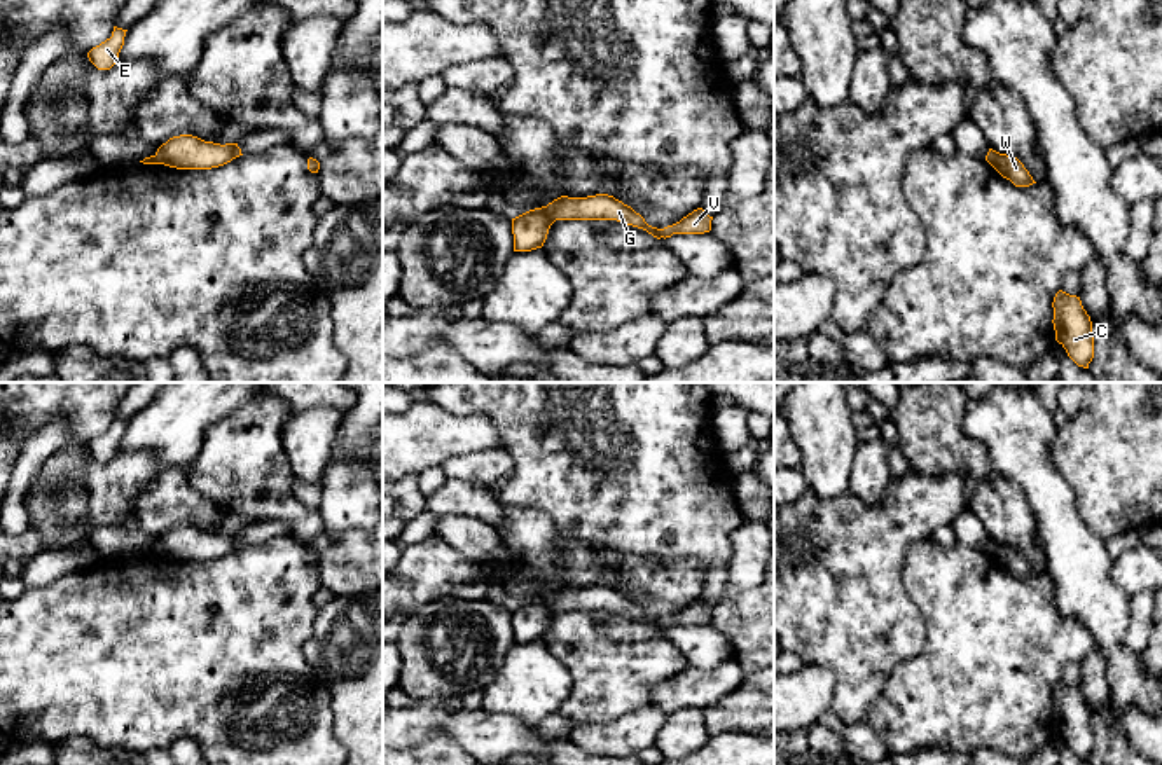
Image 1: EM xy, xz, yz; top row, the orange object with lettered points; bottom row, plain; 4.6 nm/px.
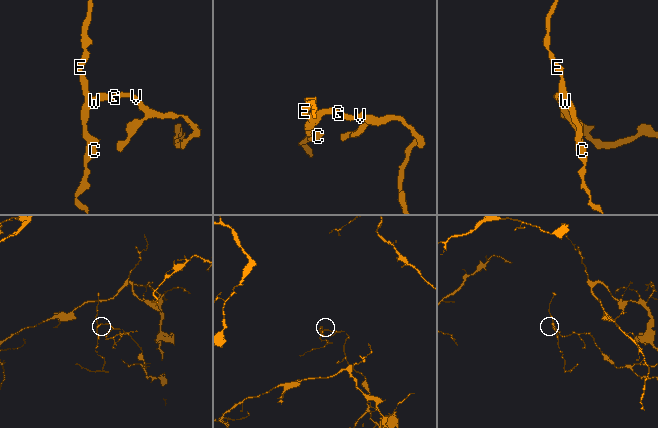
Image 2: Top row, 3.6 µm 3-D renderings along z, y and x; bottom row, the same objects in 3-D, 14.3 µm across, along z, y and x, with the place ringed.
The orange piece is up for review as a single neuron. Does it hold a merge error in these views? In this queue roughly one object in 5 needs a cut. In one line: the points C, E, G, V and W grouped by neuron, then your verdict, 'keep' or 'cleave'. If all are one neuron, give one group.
groups C E G V W; keep

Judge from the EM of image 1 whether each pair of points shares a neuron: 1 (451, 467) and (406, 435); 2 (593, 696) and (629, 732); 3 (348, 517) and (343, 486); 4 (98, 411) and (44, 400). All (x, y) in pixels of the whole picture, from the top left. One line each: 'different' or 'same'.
1: different
2: different
3: same
4: same

